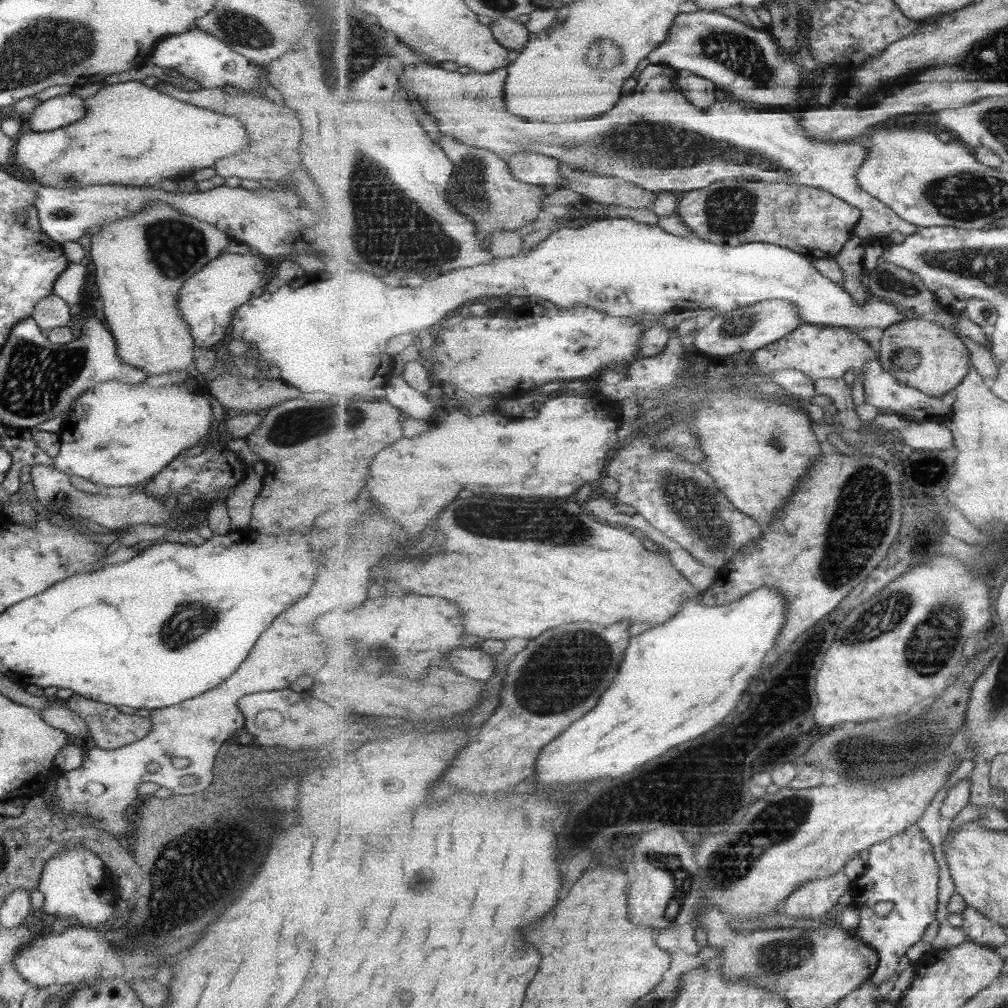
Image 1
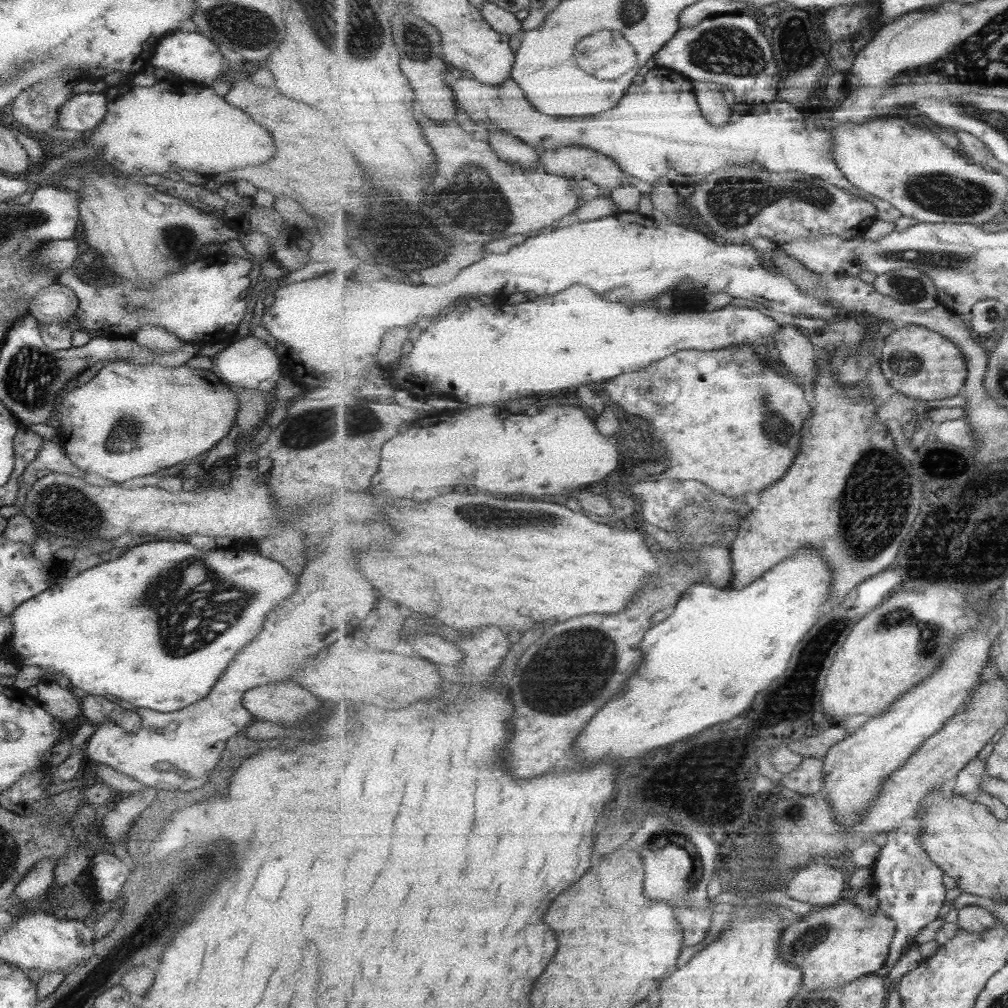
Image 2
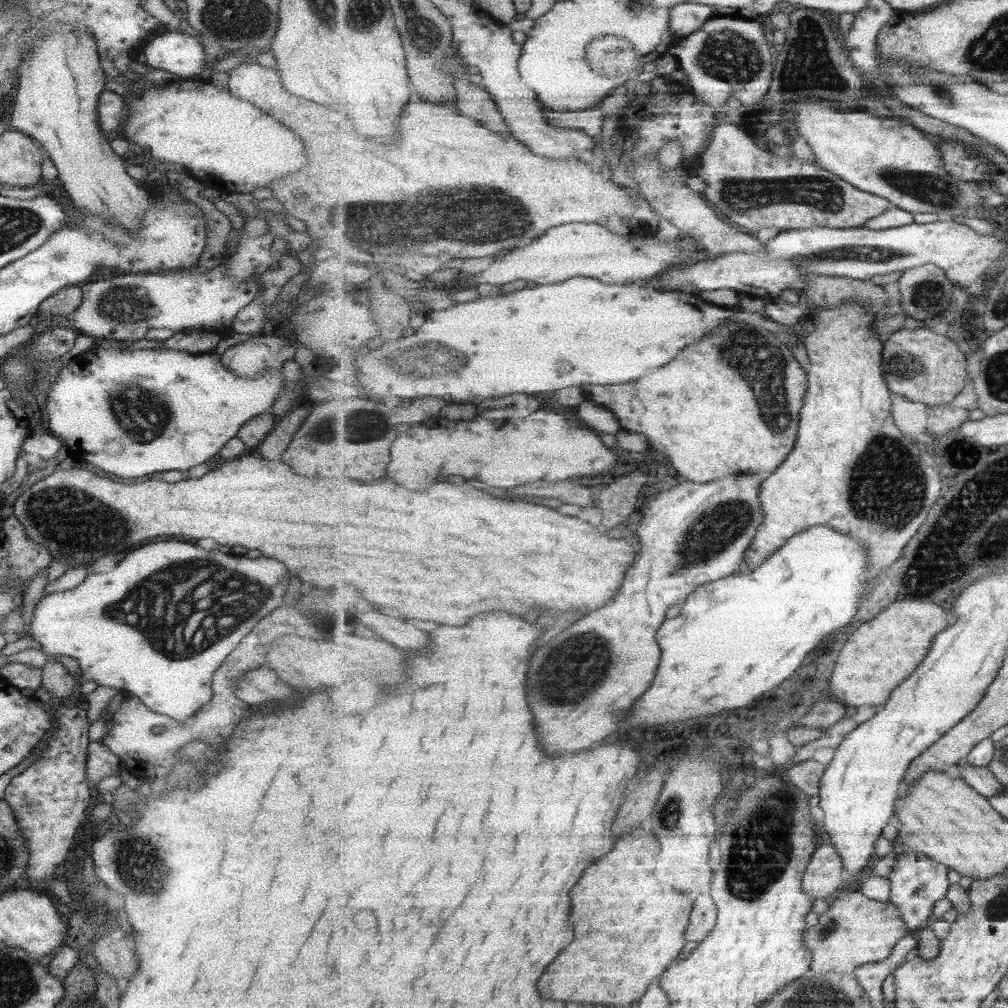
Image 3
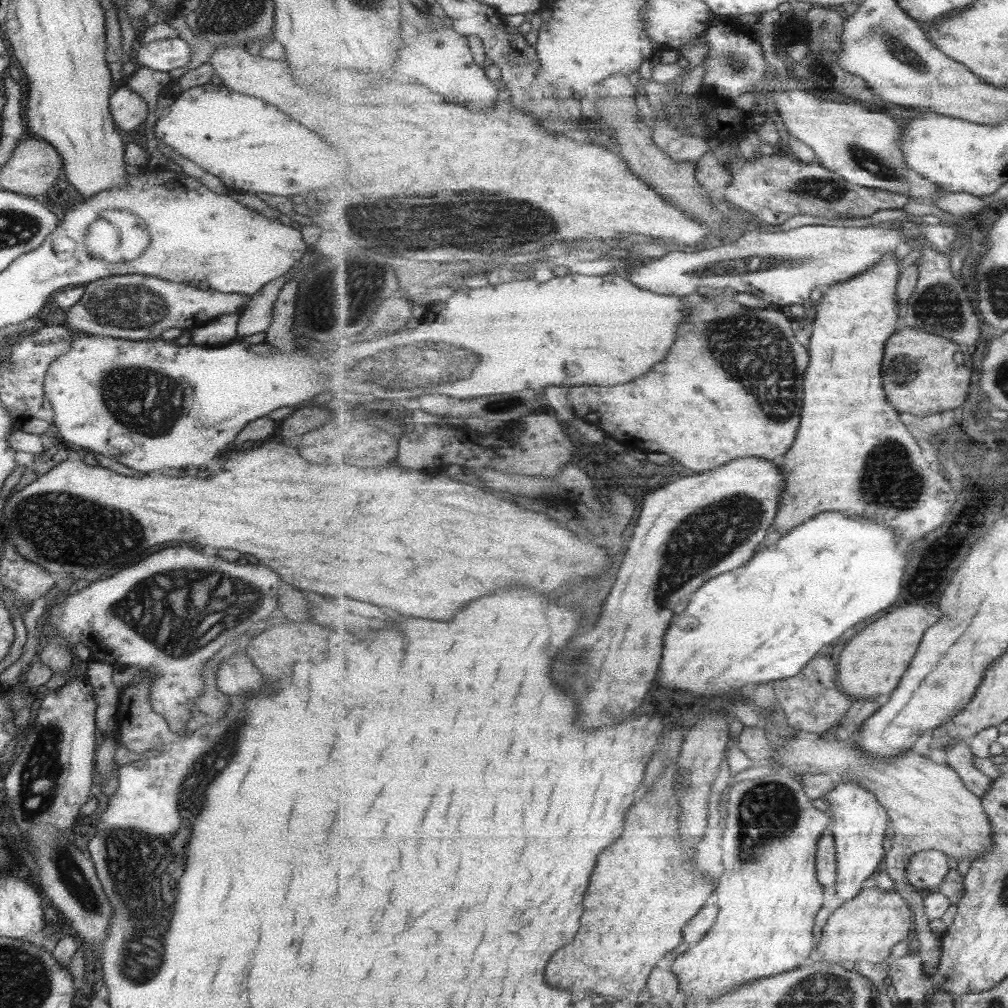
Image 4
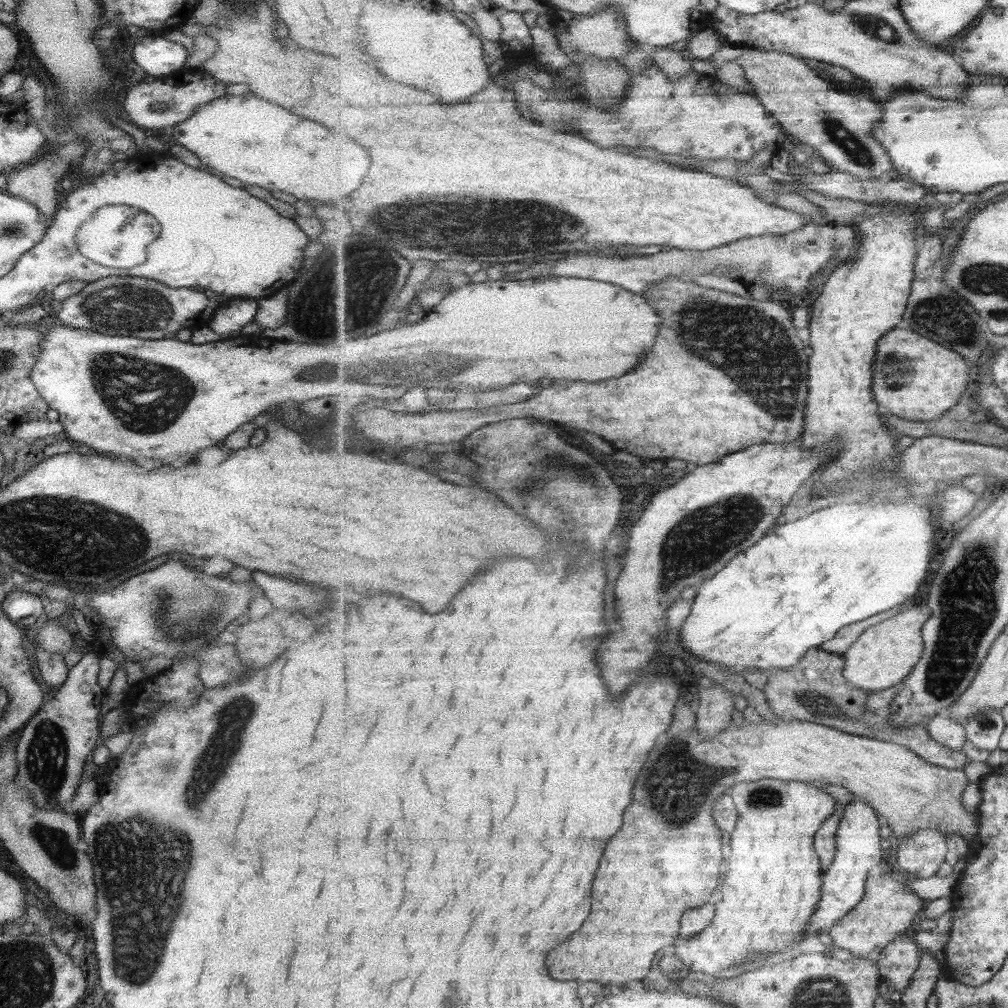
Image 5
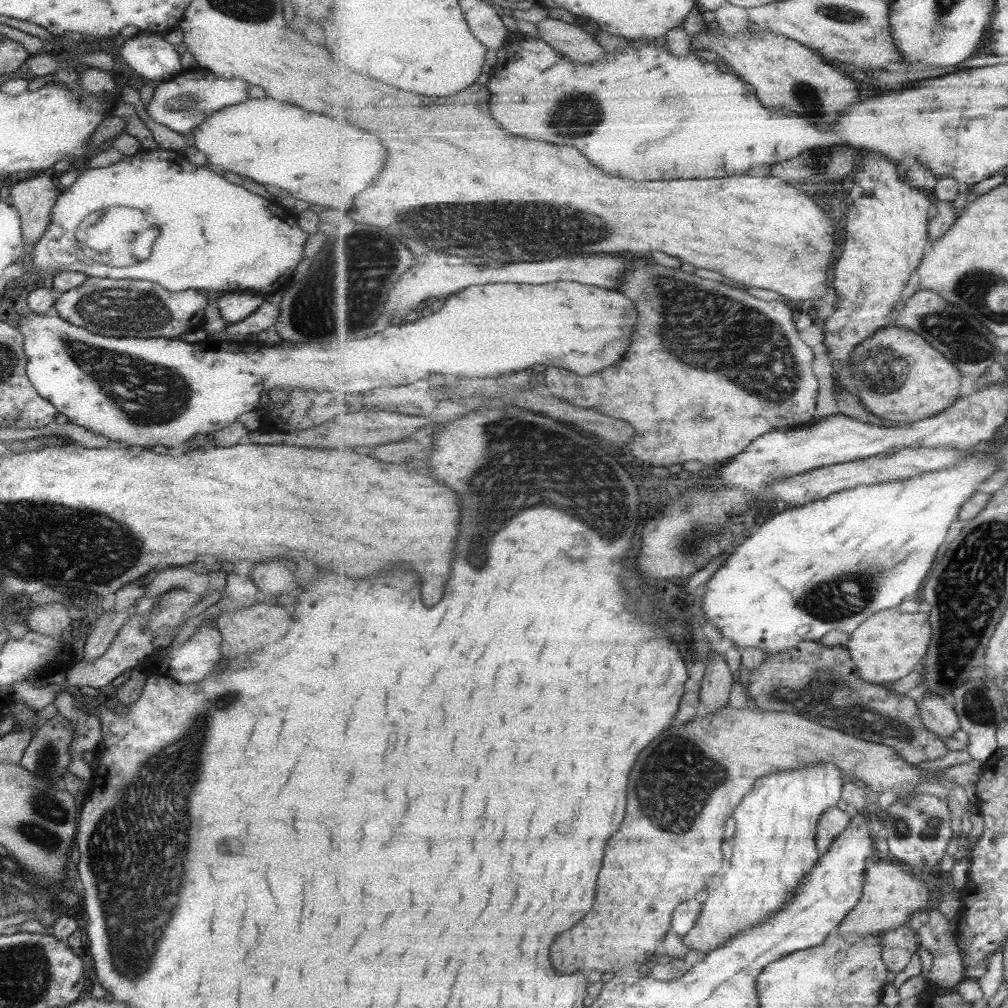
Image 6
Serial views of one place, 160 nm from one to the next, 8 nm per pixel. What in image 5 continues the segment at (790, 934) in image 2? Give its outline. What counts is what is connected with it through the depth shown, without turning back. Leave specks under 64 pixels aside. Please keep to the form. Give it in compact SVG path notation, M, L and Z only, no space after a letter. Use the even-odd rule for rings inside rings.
M898 870L889 876L879 876L879 878L869 878L867 882L867 892L865 898L845 917L838 920L831 928L830 938L833 940L833 946L838 949L844 948L850 951L855 958L874 960L878 963L881 953L900 935L910 930L911 924L918 918L923 910L925 903L923 898L915 894L901 879L897 879L900 874Z

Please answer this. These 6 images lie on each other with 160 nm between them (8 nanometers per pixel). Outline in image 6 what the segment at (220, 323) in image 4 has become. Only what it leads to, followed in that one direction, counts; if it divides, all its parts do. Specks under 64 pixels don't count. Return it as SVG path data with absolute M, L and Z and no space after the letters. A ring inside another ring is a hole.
M246 291L229 292L217 300L217 308L223 322L233 324L249 316L263 303L263 297Z

